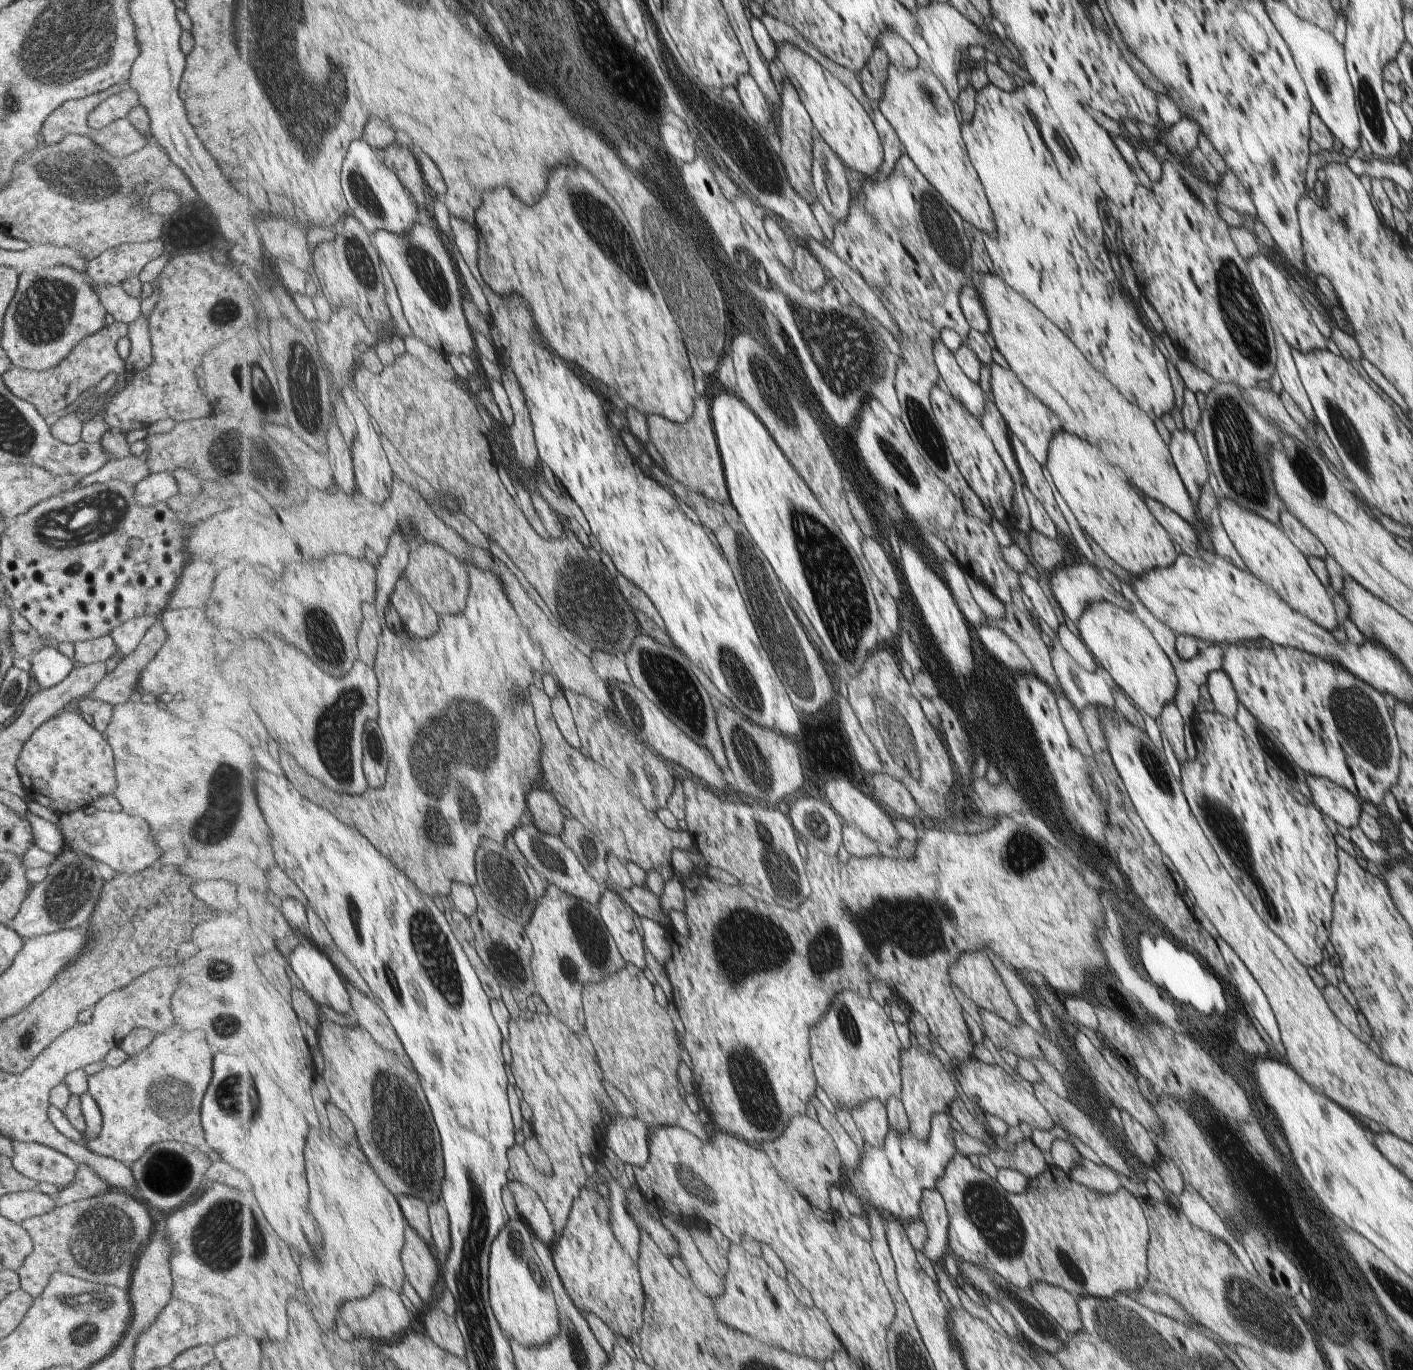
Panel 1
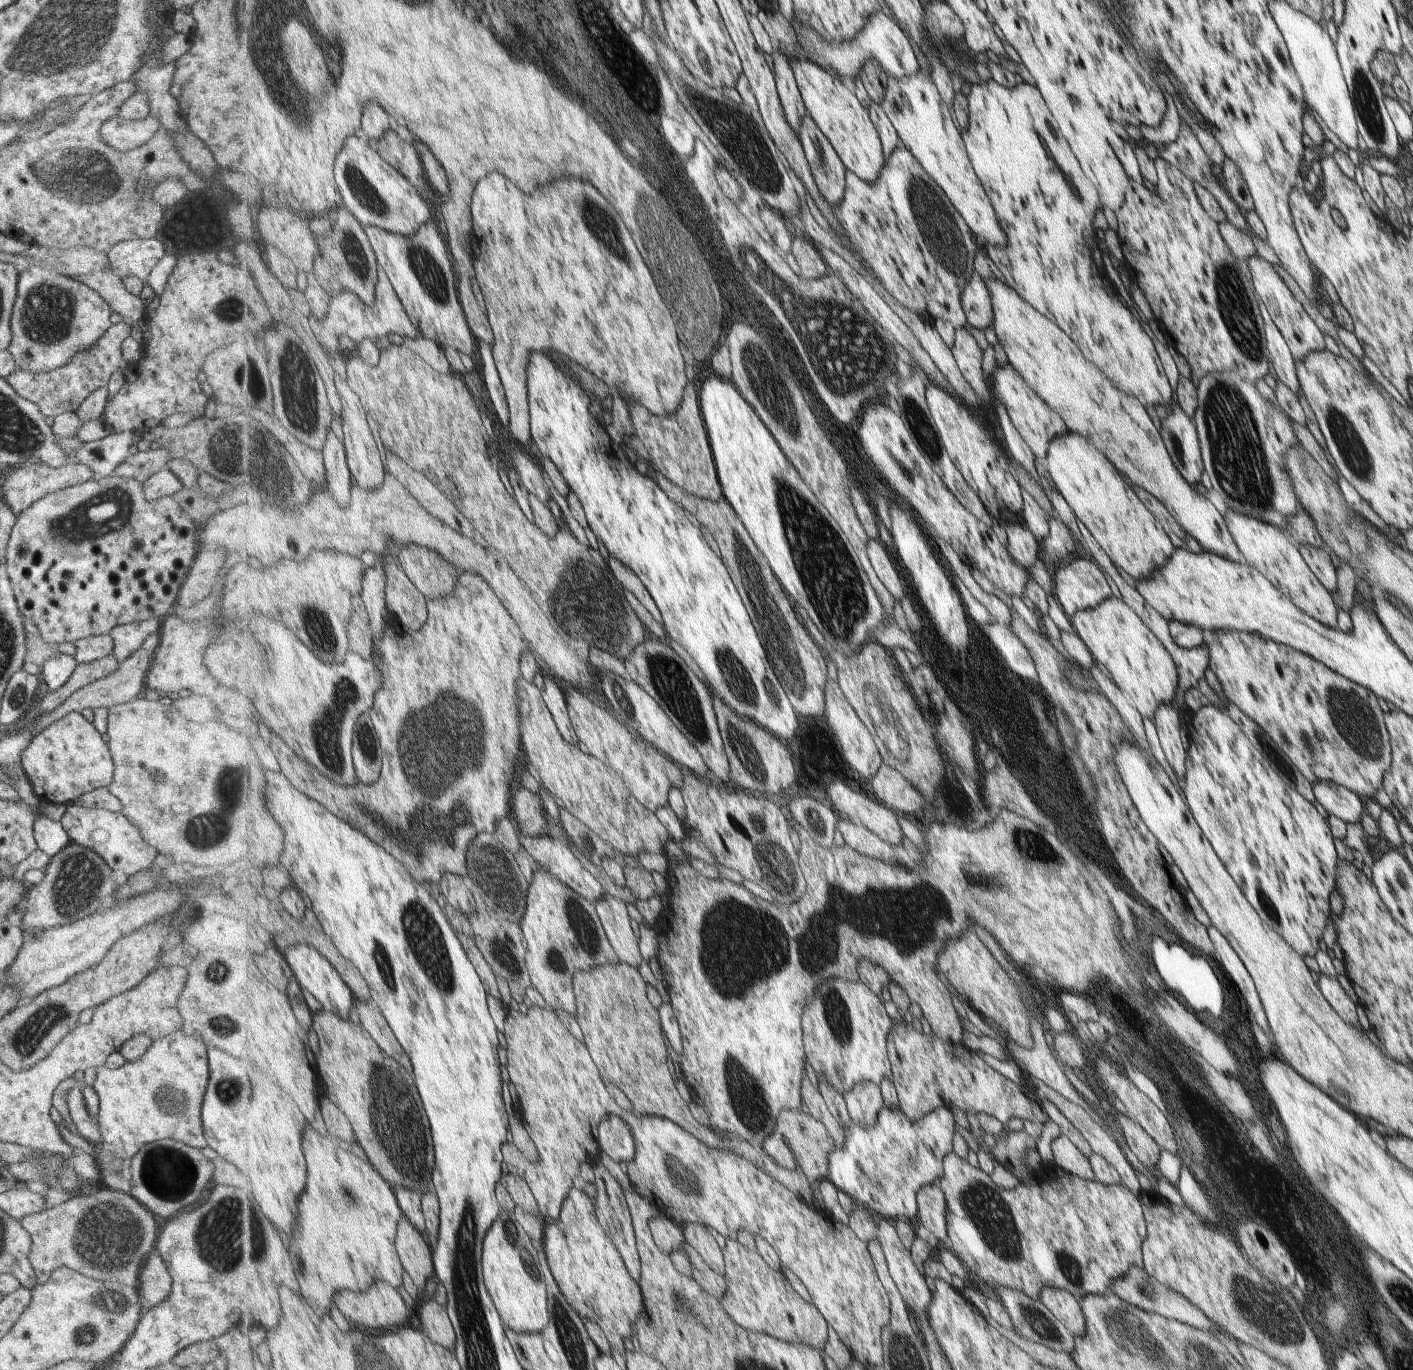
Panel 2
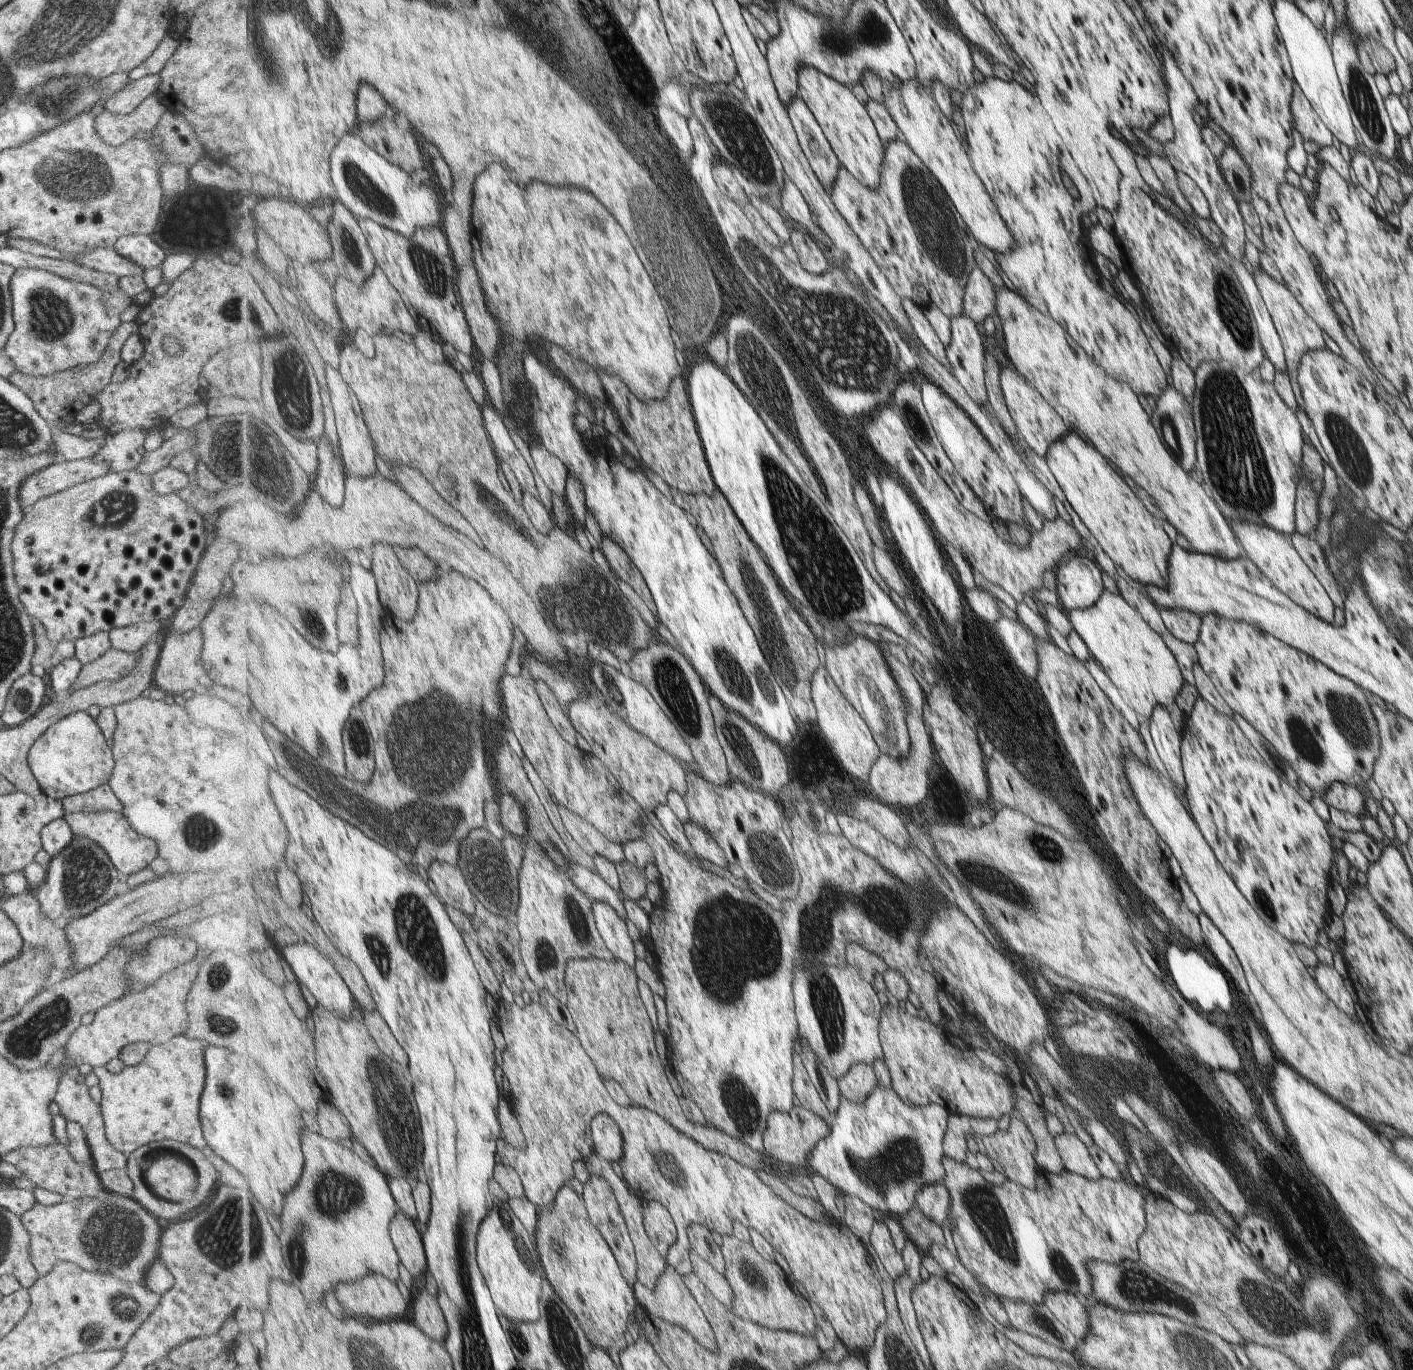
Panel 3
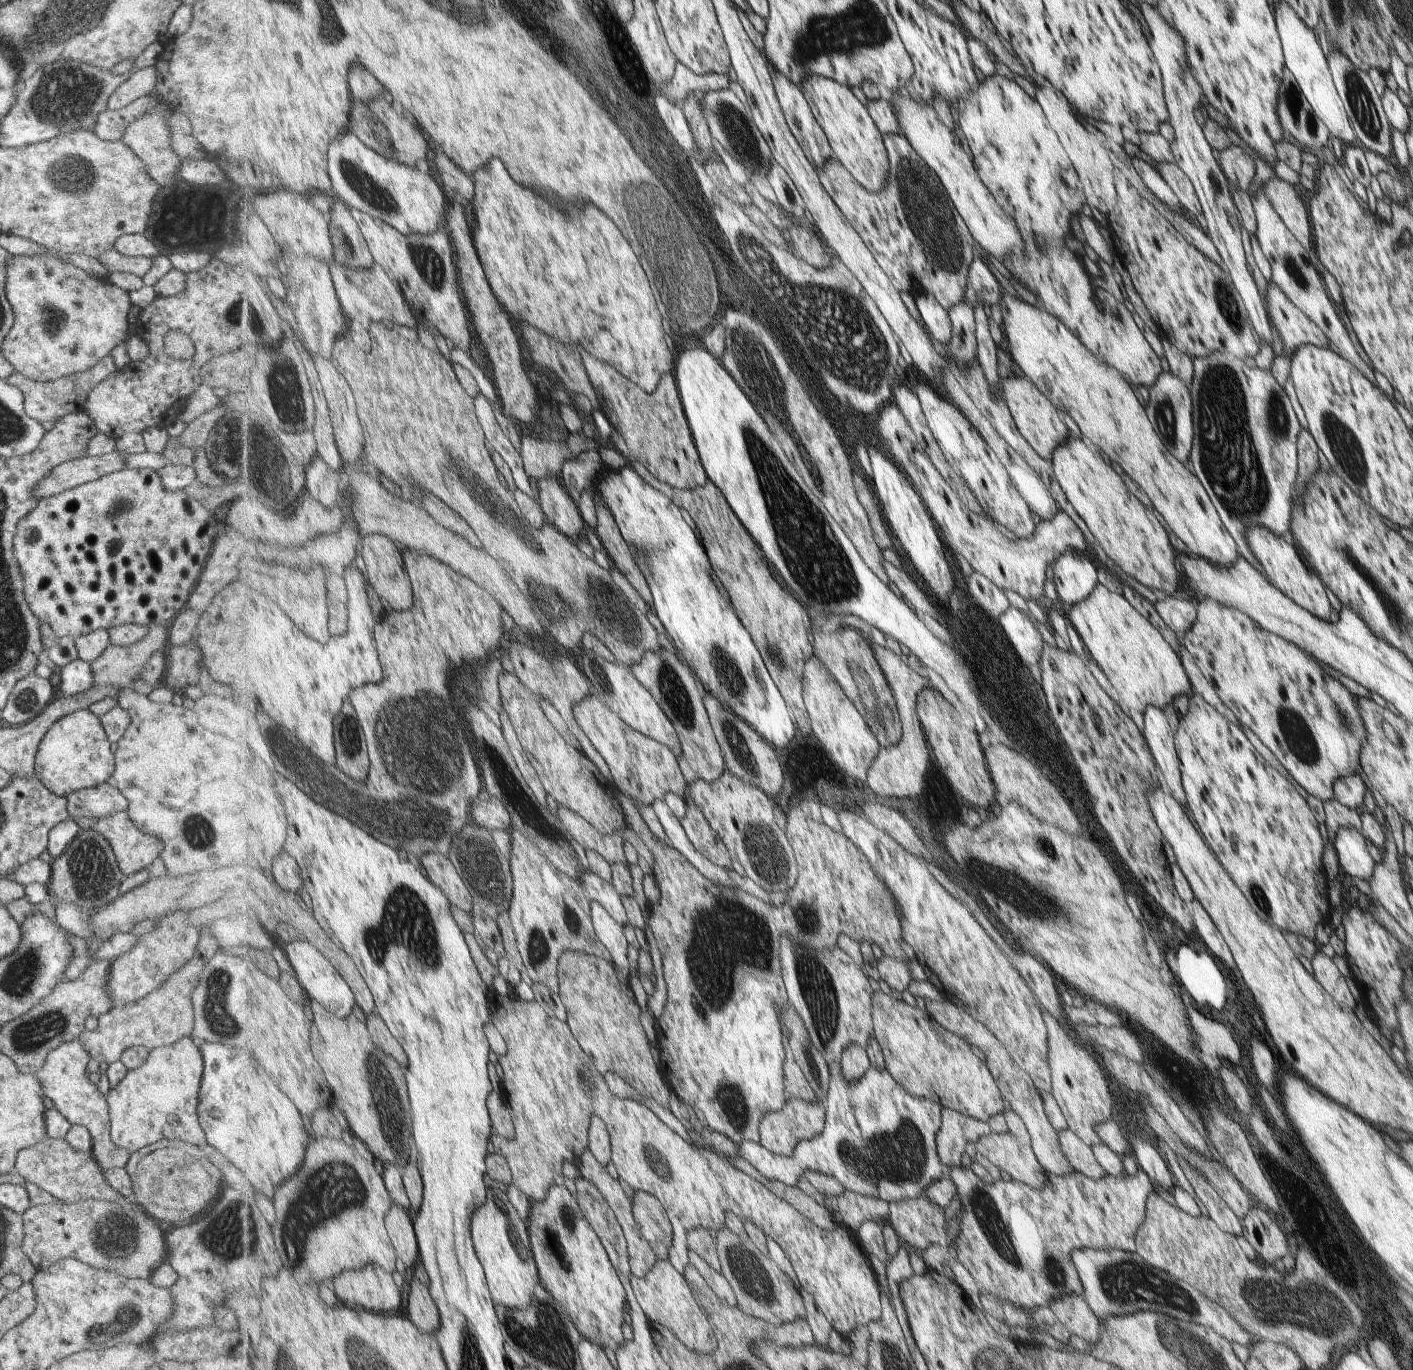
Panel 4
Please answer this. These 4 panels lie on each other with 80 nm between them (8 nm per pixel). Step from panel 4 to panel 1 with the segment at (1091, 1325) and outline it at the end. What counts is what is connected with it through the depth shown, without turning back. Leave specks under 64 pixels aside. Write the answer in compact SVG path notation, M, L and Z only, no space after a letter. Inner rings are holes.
M1037 1281L1030 1284L1030 1293L1041 1308L1068 1333L1082 1328L1076 1299L1061 1287Z

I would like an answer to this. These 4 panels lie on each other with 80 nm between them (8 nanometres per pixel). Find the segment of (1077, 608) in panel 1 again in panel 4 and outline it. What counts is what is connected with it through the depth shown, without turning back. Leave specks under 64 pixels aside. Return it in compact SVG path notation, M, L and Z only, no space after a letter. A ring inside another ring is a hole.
M1073 548L1054 560L1051 568L1058 606L1062 609L1069 609L1088 597L1098 583L1093 564Z

